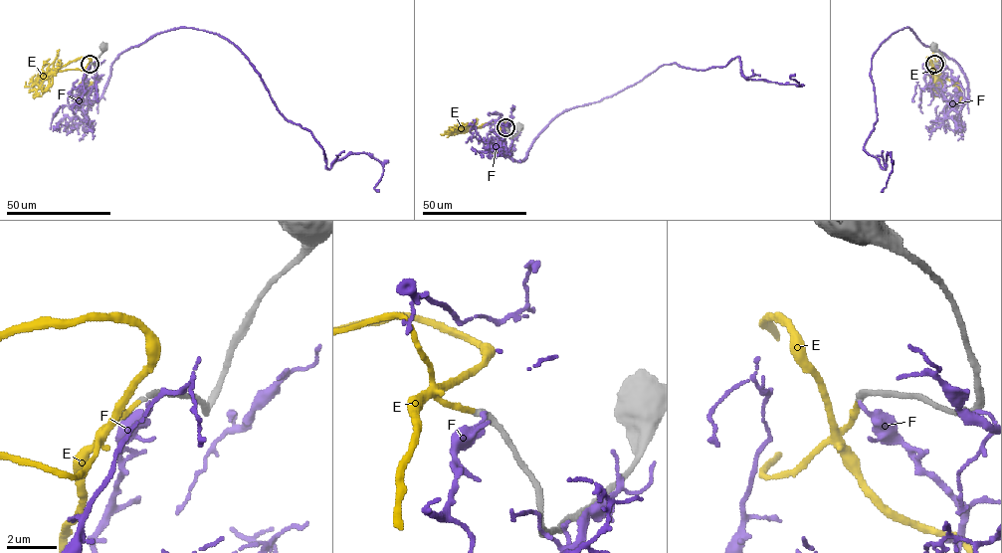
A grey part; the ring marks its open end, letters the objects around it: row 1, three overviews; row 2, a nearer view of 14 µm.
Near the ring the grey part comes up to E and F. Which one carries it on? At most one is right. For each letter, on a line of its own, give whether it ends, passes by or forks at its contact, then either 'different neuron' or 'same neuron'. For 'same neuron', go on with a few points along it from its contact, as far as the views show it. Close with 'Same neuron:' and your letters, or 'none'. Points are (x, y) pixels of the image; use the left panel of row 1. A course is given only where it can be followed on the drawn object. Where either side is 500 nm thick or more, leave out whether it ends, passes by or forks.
E: it ends there; same neuron; it runs (90, 64), (85, 70), (57, 71), (45, 90), (52, 84), (58, 61)
F: it ends there; different neuron
Same neuron: E

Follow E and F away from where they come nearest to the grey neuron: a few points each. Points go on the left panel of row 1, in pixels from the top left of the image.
E: (90, 64), (85, 70), (57, 71), (45, 90), (52, 84), (58, 61)
F: (90, 64), (90, 104), (129, 48), (180, 27), (217, 34), (328, 169), (354, 153), (382, 163), (379, 192)

